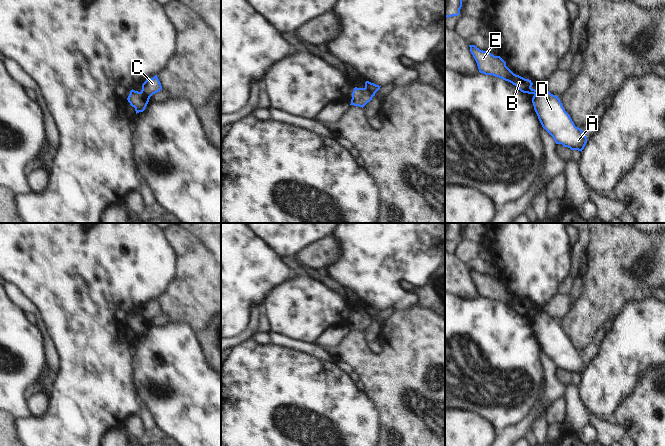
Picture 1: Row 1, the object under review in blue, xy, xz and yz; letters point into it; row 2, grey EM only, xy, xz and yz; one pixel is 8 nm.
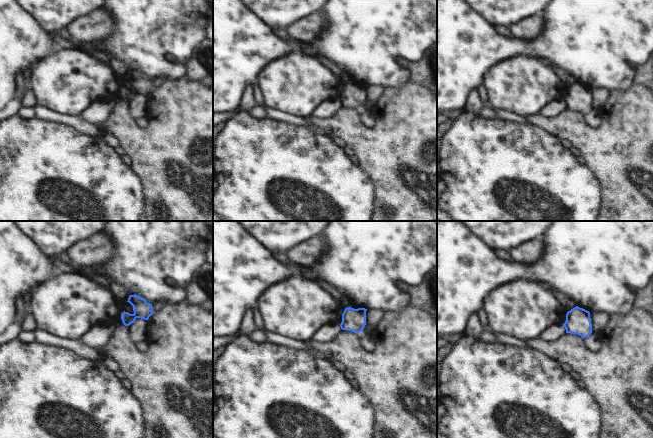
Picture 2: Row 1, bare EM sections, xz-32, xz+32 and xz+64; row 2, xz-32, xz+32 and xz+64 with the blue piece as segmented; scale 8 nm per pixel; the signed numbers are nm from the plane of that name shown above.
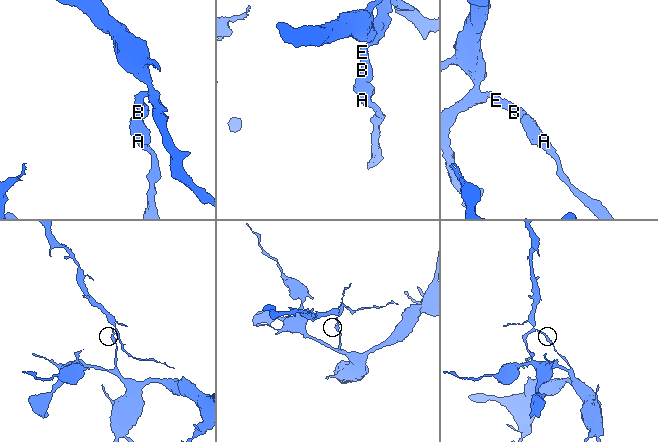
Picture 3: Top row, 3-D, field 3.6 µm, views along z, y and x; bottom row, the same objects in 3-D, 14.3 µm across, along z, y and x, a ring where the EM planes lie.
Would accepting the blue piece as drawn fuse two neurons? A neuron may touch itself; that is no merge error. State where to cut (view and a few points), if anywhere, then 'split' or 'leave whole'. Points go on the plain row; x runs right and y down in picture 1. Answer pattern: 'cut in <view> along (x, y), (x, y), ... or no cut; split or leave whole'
cut in xz along (364, 312), (373, 319); split

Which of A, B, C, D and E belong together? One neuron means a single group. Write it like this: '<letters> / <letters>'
A D / B C E

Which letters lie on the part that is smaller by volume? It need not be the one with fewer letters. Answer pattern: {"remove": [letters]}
{"remove": ["B", "C", "E"]}

